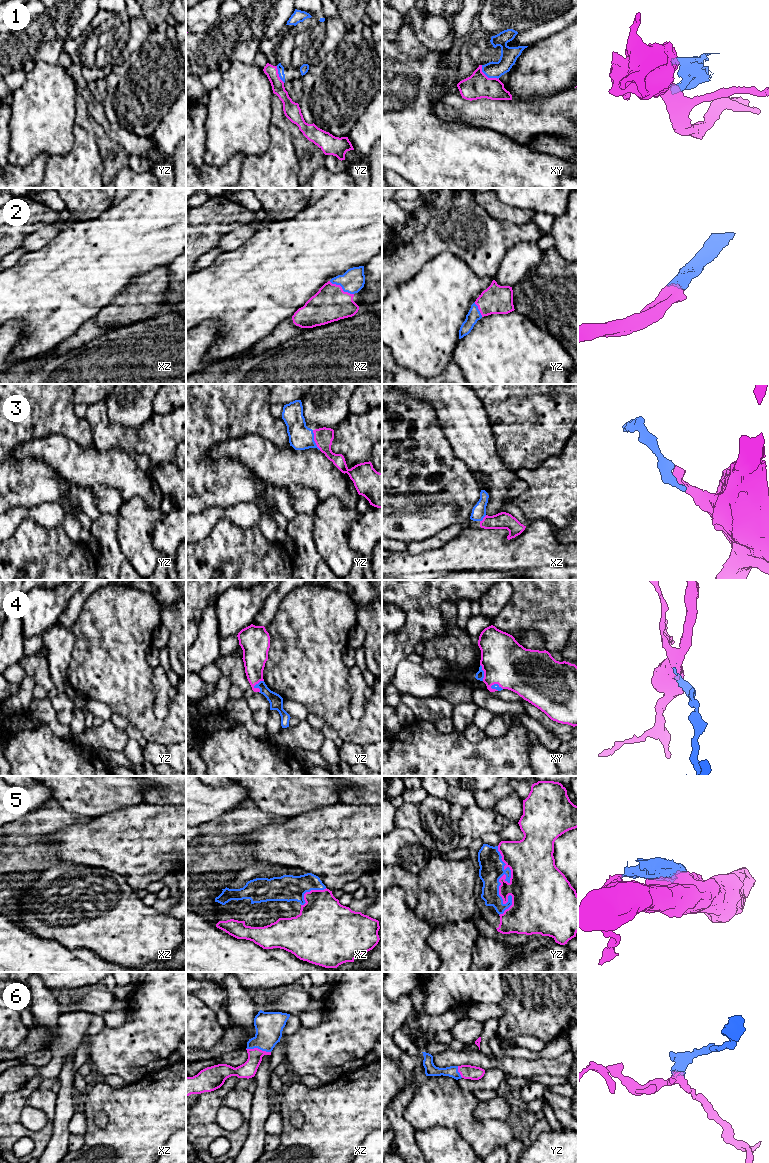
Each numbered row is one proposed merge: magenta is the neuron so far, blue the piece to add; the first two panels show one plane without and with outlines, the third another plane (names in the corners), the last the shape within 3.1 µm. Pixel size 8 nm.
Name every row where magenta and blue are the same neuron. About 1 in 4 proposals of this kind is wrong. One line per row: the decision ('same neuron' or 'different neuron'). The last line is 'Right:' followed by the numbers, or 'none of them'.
1: different neuron
2: same neuron
3: same neuron
4: same neuron
5: same neuron
6: same neuron
Right: 2, 3, 4, 5, 6

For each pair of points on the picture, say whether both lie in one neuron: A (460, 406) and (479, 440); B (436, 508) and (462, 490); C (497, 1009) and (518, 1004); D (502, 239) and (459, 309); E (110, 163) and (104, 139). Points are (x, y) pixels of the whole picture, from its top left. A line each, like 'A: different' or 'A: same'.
A: same
B: same
C: different
D: different
E: same

